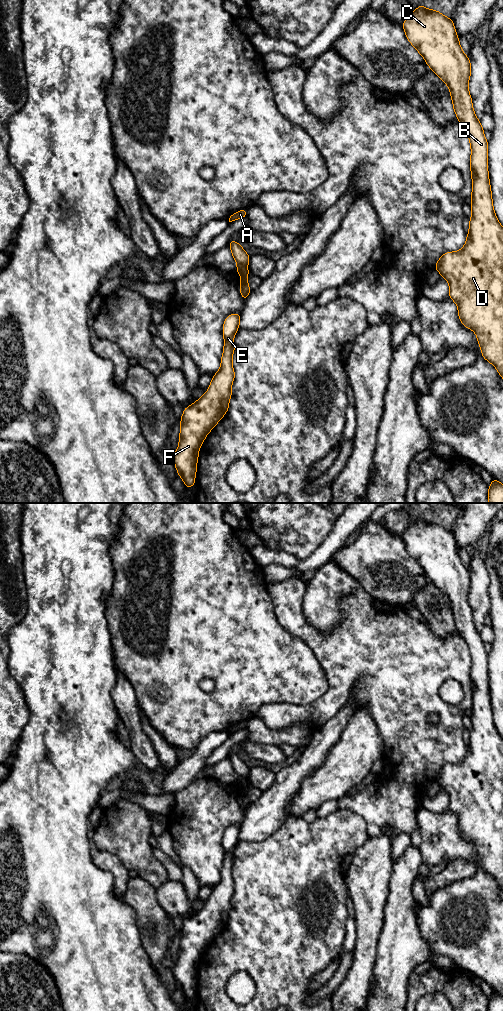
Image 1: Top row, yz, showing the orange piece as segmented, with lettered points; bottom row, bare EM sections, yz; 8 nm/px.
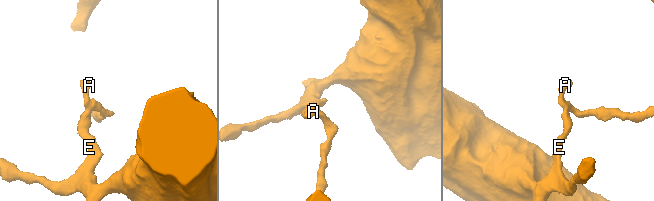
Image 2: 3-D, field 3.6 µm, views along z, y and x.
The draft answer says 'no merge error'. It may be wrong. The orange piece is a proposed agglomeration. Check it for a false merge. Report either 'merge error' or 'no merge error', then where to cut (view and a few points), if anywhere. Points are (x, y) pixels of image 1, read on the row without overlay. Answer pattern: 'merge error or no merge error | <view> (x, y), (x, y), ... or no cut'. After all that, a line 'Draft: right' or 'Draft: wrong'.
merge error | yz (238, 776), (246, 778)
Draft: wrong

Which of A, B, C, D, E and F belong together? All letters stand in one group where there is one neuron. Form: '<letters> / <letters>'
A B C D / E F

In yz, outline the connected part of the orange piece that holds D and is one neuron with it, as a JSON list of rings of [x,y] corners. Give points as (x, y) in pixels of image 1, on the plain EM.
[[[422,517],[410,526],[403,535],[408,553],[423,568],[428,579],[447,596],[453,614],[453,620],[459,635],[468,645],[471,657],[470,681],[472,687],[472,728],[469,734],[469,745],[464,759],[456,764],[446,764],[435,777],[435,781],[449,795],[449,809],[457,816],[460,834],[475,844],[485,872],[493,876],[503,890],[503,739],[499,735],[492,714],[491,698],[488,687],[488,653],[484,642],[475,628],[468,594],[471,587],[471,575],[461,561],[452,531],[445,529],[437,522],[430,522]]]

